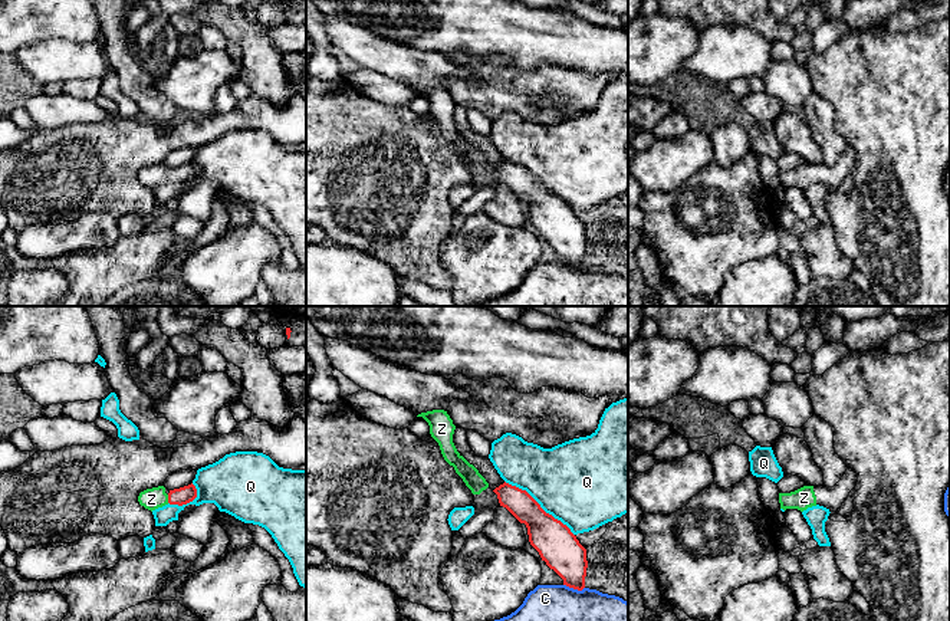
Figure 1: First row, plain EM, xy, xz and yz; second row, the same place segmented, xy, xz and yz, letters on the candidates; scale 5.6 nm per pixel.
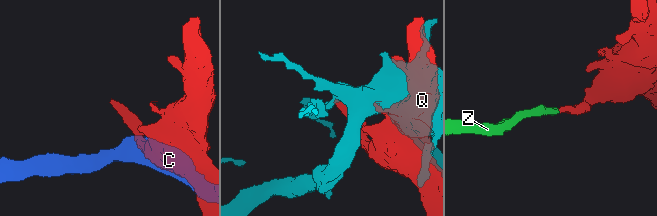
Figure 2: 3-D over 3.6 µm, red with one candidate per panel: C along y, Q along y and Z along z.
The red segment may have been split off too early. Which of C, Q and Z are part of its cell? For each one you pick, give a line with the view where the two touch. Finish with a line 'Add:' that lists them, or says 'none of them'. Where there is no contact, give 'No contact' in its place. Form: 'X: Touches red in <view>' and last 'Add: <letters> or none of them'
Z: Touches red in xy
Add: Z

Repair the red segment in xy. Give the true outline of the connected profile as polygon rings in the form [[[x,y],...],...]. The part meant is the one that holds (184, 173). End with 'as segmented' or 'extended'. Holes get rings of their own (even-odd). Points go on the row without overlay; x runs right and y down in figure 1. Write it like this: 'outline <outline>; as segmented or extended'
outline [[[191,161],[188,164],[170,168],[168,172],[165,171],[164,164],[147,167],[139,171],[138,180],[141,184],[152,190],[168,181],[183,184],[183,183],[193,180],[195,175],[197,175],[197,167]]]; extended

